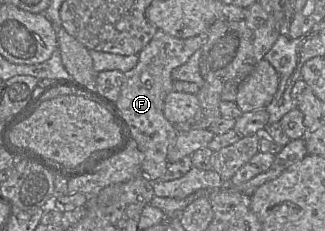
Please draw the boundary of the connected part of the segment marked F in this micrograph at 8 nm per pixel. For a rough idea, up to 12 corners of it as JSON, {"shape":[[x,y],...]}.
{"shape":[[157,30],[125,73],[118,110],[161,180],[178,132],[165,118],[172,71],[208,31],[182,39]]}

